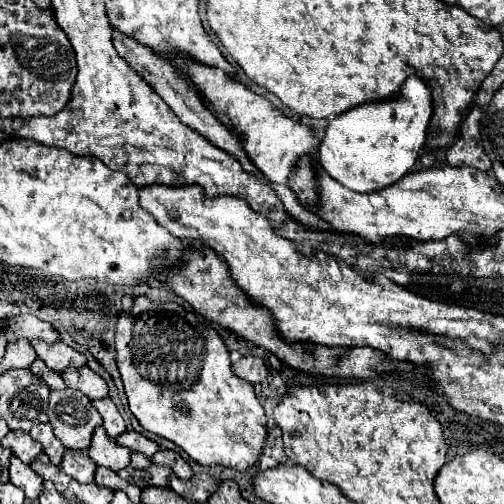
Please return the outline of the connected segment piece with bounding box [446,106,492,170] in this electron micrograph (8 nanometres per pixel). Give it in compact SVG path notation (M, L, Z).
M474 106L466 120L460 126L460 134L456 142L448 148L448 164L450 166L472 166L478 170L490 170L492 162L484 152L482 136L480 136L480 115L482 110Z

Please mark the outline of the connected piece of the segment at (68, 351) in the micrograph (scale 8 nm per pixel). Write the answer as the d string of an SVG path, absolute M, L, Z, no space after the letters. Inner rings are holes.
M32 340L32 346L34 346L38 358L42 358L48 364L48 368L52 368L54 372L62 372L68 366L76 366L76 368L86 366L86 356L76 352L74 348L66 346L64 342L46 344L42 340Z

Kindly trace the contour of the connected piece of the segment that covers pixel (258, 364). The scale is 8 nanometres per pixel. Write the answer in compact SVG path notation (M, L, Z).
M242 356L238 362L232 364L232 370L238 378L250 382L250 384L256 384L256 382L262 382L266 376L268 376L268 364L262 356Z

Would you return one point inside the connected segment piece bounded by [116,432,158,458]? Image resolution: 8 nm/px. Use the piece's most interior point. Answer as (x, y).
(136, 442)

